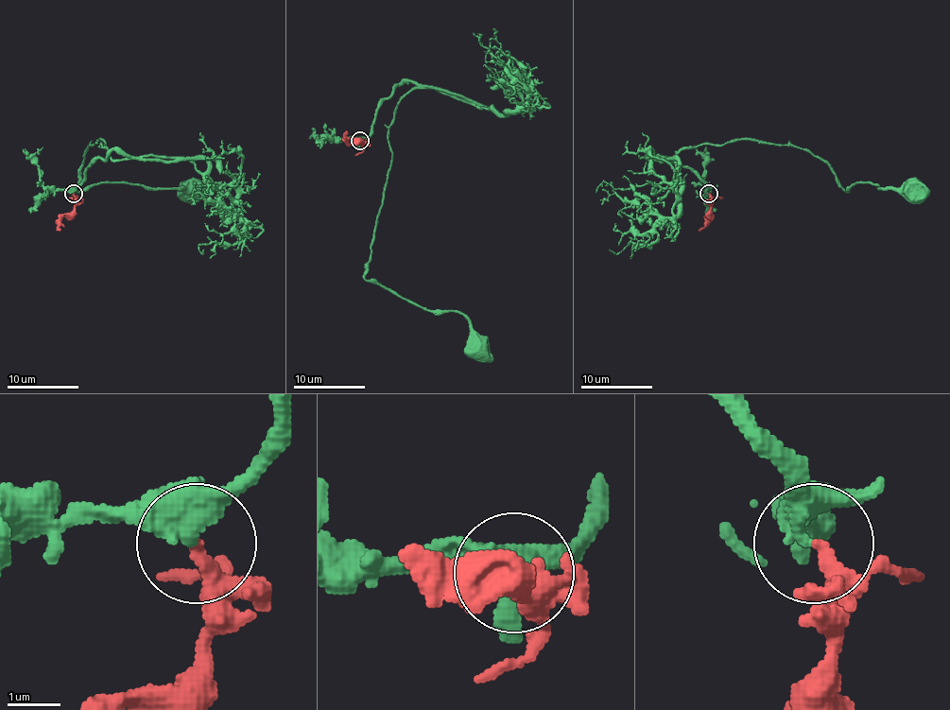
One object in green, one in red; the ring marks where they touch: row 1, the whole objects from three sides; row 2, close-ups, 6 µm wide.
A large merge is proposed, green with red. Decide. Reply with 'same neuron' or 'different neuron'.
same neuron

